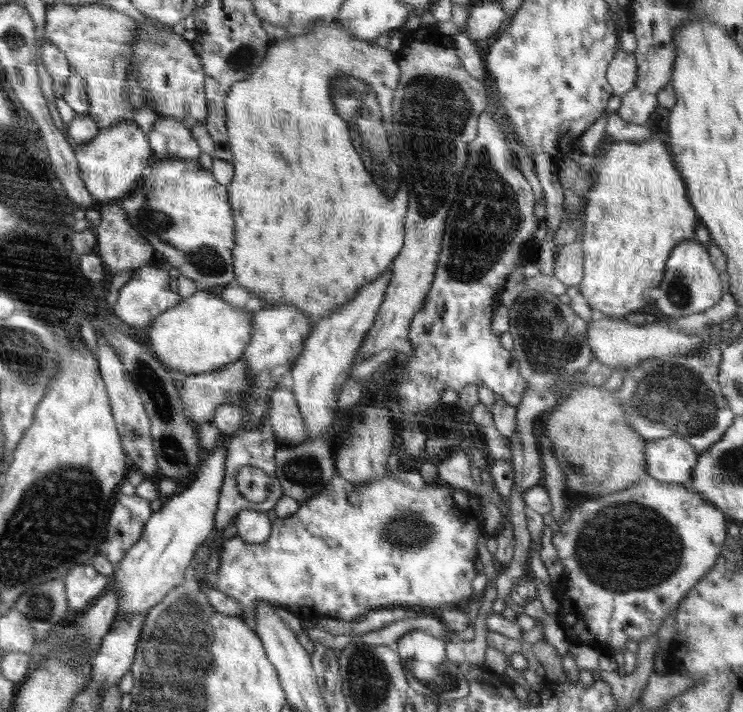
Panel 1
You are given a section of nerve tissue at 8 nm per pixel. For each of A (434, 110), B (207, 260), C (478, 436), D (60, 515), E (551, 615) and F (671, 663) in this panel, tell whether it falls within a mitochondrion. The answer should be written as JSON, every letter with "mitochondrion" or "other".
{"A":"mitochondrion","B":"mitochondrion","C":"other","D":"mitochondrion","E":"other","F":"other"}

